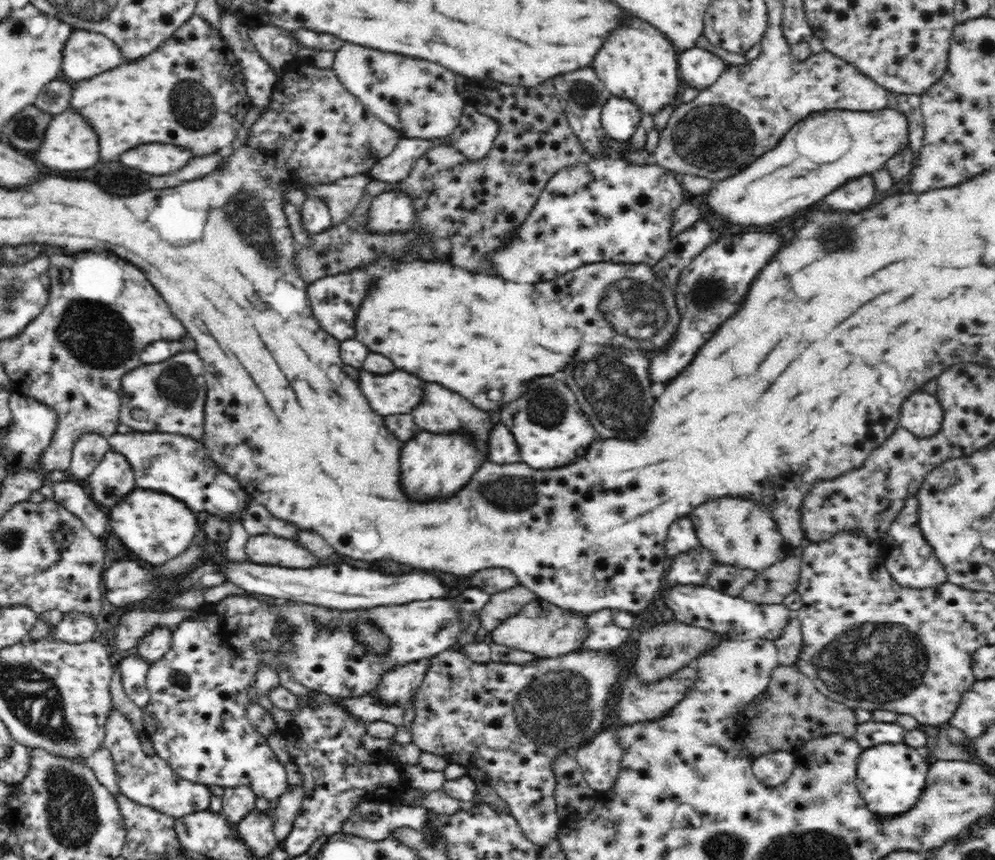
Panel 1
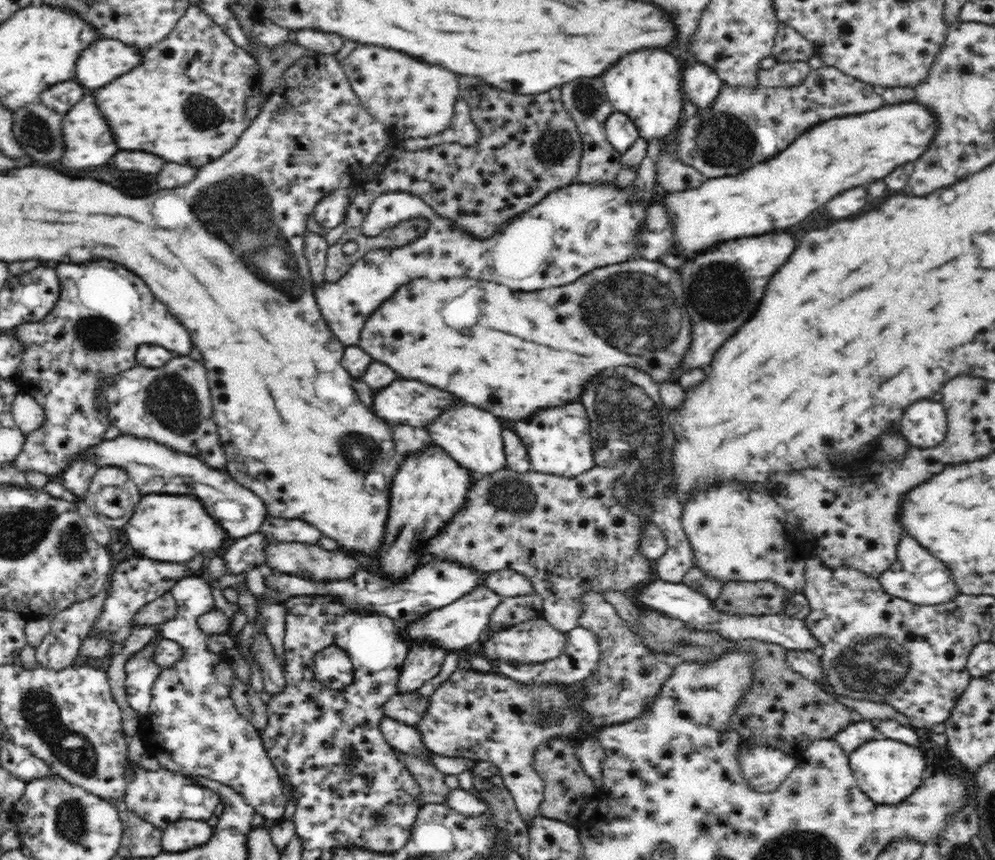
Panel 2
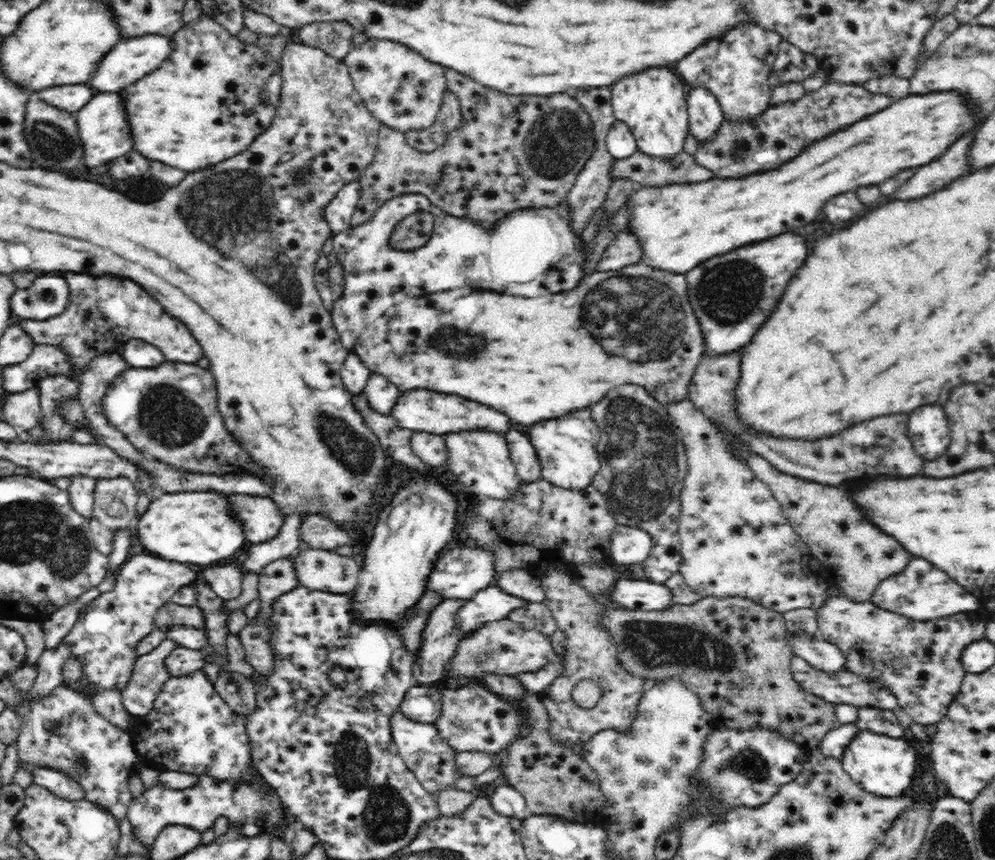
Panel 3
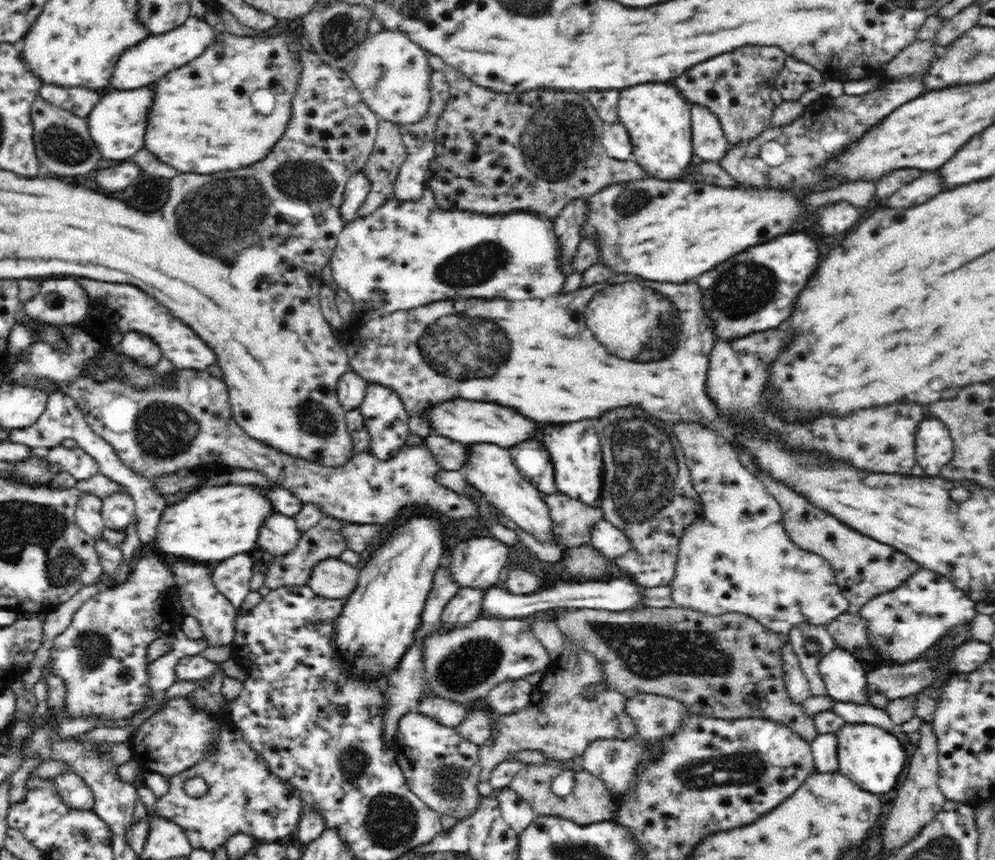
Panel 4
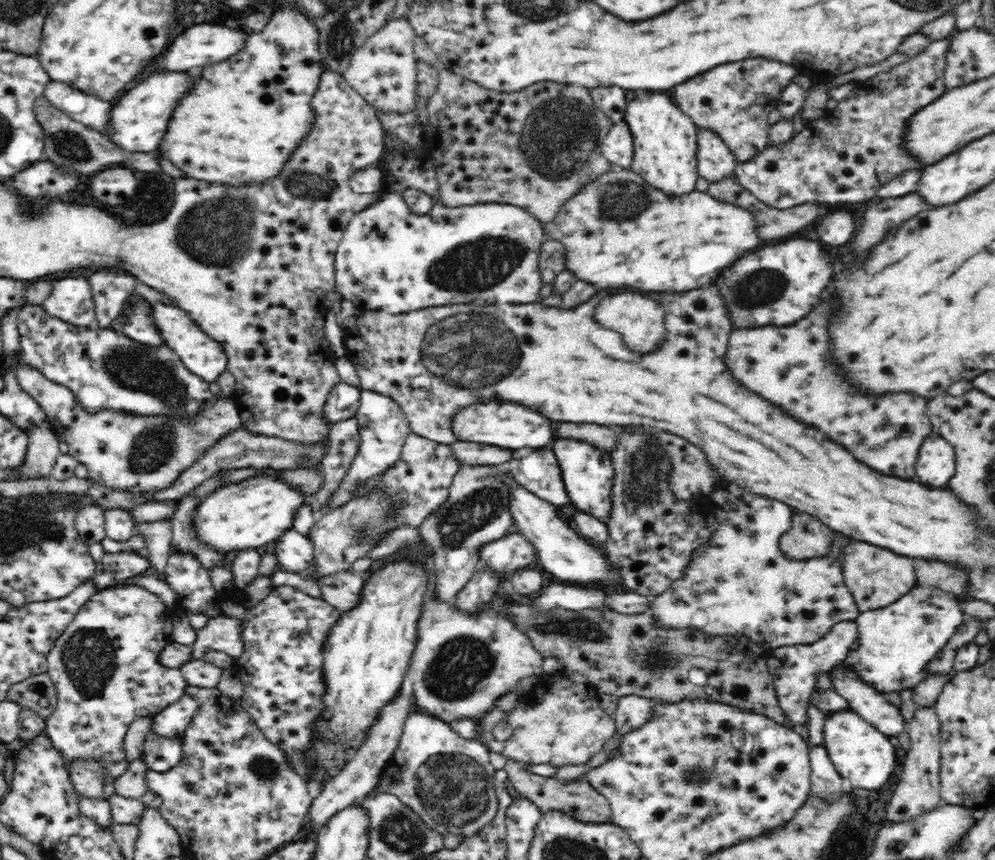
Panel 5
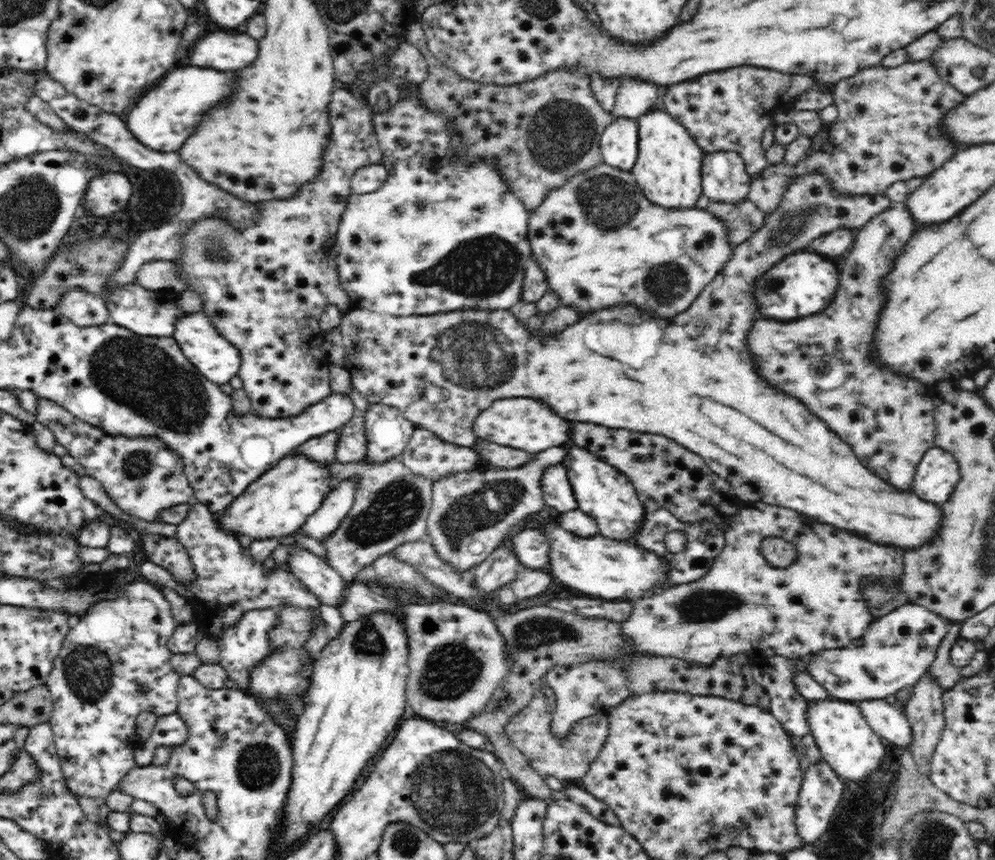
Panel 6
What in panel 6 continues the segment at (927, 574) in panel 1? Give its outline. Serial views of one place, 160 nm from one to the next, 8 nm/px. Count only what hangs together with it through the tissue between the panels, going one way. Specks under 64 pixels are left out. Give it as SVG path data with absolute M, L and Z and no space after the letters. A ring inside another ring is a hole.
M906 602L869 623L862 646L811 653L804 659L804 670L834 699L857 704L884 699L899 690L911 688L923 677L935 660L946 628L948 622L942 616L925 606Z

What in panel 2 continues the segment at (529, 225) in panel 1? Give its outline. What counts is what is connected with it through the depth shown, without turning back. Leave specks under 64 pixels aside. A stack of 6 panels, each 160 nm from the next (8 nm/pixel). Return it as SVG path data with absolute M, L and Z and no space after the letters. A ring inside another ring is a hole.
M572 182L567 187L561 187L557 191L550 193L546 196L546 198L544 198L544 200L542 200L542 202L539 202L530 210L526 210L526 212L519 214L518 217L511 218L510 221L496 230L492 238L484 238L484 242L482 242L482 240L478 240L477 237L470 236L470 234L465 232L464 229L457 228L457 225L454 225L452 221L448 221L445 220L445 218L437 216L437 213L434 212L433 208L428 206L419 196L412 193L399 193L392 191L386 194L381 194L378 198L376 198L376 200L372 203L370 210L365 214L360 228L360 232L364 234L364 236L358 236L358 238L356 238L356 242L348 242L353 244L346 244L346 246L344 246L345 250L348 246L352 246L353 248L354 246L358 246L358 248L355 248L355 252L366 252L366 254L364 254L364 258L356 260L356 262L354 262L354 264L350 267L350 270L348 270L346 274L343 274L343 277L340 278L338 282L324 282L318 286L315 286L314 284L314 293L317 305L319 306L319 311L322 313L324 320L328 323L331 332L336 336L336 339L341 340L342 344L346 347L354 346L359 344L359 338L363 326L368 320L369 315L371 315L373 311L381 305L381 303L392 297L392 294L394 294L396 290L398 290L401 286L404 286L404 282L410 282L412 279L420 278L428 278L428 280L436 282L436 280L440 280L440 278L466 278L466 276L468 276L468 278L486 280L486 282L500 282L500 284L504 284L504 286L510 286L512 290L537 291L564 286L568 283L576 282L576 279L579 279L582 275L586 275L594 269L611 264L618 264L620 262L632 261L638 258L638 254L642 251L641 237L642 222L644 220L646 220L646 208L644 208L644 206L638 206L638 204L632 204L632 202L630 202L630 194L628 194L628 190L626 190L626 192L618 192L618 190L614 190L612 186L604 186L604 183L578 184Z

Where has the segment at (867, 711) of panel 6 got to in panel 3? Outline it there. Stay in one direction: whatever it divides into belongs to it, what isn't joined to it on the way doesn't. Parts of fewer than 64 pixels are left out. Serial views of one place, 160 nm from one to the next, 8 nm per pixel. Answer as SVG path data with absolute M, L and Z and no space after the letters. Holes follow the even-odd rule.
M788 634L793 653L806 660L810 666L824 673L841 673L845 670L845 656L841 650L824 638Z

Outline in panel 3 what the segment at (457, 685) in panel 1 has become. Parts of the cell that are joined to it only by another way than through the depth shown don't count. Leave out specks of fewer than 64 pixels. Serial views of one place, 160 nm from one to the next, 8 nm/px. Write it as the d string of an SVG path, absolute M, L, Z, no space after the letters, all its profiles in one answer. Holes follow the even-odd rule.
M464 686L458 690L444 690L441 694L441 715L434 723L438 736L457 752L481 752L498 754L514 742L522 730L524 720L522 712L508 704L506 699L498 698L496 693L474 686Z

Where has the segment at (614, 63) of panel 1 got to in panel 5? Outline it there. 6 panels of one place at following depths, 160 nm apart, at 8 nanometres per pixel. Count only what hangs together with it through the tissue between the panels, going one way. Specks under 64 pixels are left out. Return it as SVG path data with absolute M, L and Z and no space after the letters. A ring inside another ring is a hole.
M638 94L625 106L625 121L633 136L634 156L630 169L644 178L648 185L665 195L690 194L696 188L697 128L684 111L666 94Z

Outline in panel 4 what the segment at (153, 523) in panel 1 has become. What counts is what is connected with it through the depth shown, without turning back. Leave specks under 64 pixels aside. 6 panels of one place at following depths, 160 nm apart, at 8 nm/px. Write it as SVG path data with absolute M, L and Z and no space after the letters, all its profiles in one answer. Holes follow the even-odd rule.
M255 485L205 486L186 500L170 506L157 527L156 542L162 552L198 560L209 566L212 560L226 560L247 553L257 544L262 524L274 514L270 497L264 487Z

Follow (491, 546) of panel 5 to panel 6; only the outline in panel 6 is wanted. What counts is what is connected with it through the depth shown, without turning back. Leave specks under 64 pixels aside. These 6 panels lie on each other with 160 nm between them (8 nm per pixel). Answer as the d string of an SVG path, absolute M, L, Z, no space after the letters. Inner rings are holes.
M524 529L509 539L510 552L531 569L549 568L549 537L538 529Z

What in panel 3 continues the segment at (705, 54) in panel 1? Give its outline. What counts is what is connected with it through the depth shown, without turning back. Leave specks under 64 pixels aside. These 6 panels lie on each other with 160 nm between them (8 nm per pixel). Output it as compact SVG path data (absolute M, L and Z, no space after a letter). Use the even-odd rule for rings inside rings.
M707 87L688 88L687 111L689 114L689 134L693 136L696 142L708 142L720 130L721 123L726 120L723 114L723 107L720 106L715 94L709 91Z

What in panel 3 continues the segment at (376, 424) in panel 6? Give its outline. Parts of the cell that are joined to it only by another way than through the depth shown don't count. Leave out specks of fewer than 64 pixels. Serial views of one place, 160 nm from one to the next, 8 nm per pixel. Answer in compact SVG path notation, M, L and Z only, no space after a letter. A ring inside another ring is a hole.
M372 373L363 392L369 408L385 418L393 417L393 408L402 392L382 375Z

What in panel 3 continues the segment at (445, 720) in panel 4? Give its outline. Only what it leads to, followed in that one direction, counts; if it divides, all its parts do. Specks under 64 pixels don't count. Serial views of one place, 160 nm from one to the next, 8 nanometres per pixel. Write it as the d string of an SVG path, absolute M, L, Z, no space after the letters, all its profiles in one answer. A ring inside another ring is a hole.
M418 684L404 695L400 711L414 722L434 724L441 715L441 694L434 687Z

